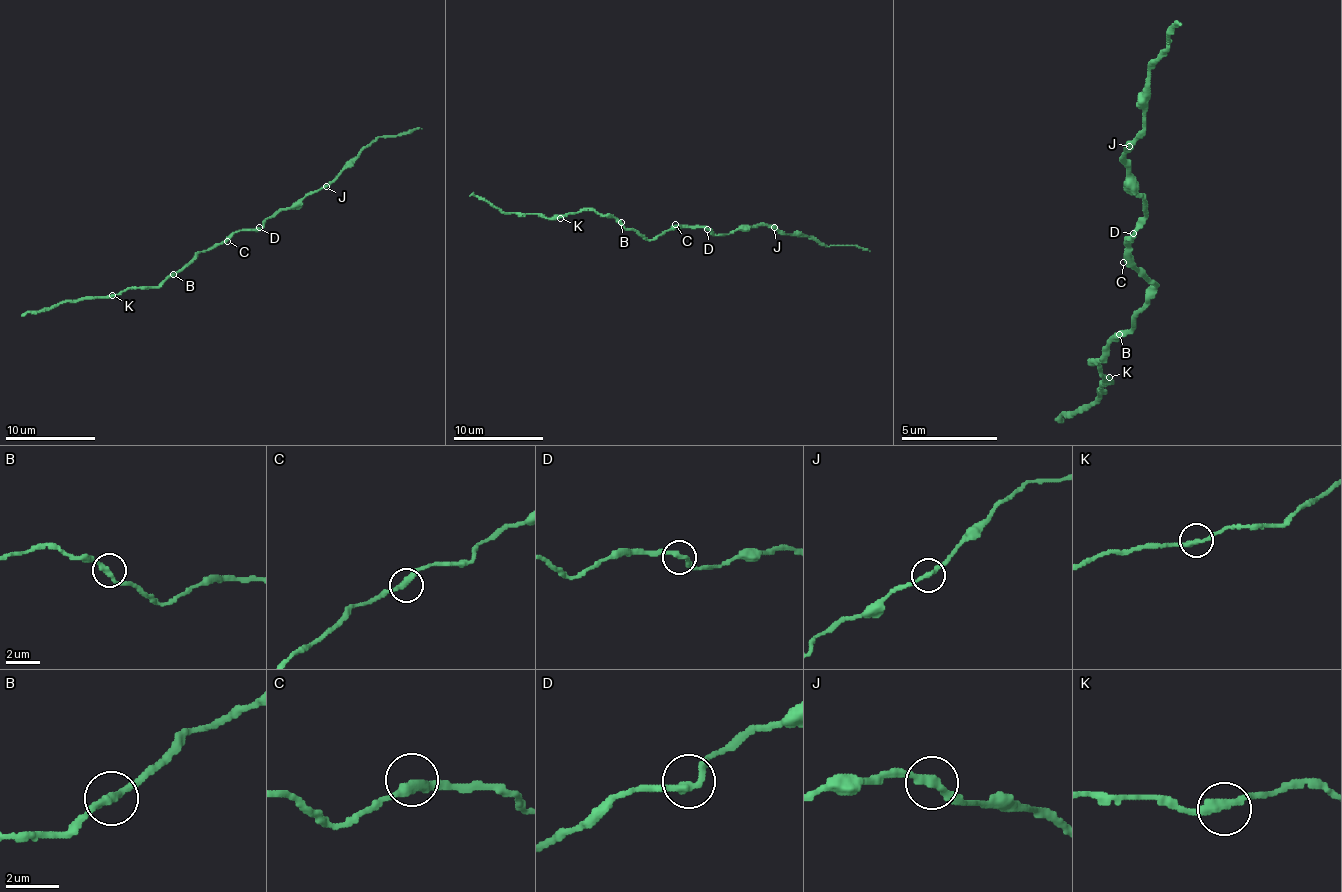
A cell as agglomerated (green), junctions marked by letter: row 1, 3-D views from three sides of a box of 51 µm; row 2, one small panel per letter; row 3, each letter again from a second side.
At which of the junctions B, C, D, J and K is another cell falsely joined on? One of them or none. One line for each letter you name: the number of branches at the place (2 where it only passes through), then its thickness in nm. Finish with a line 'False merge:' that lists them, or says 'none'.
False merge: none

